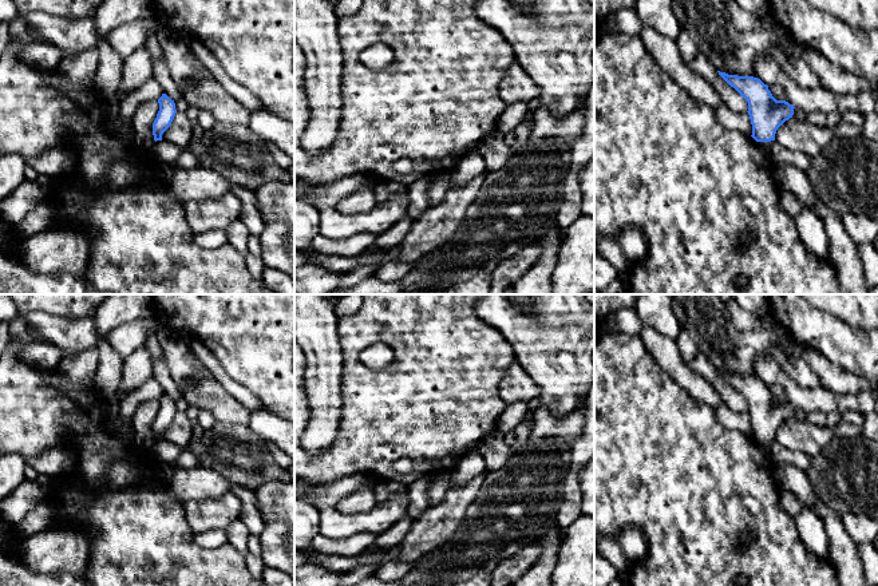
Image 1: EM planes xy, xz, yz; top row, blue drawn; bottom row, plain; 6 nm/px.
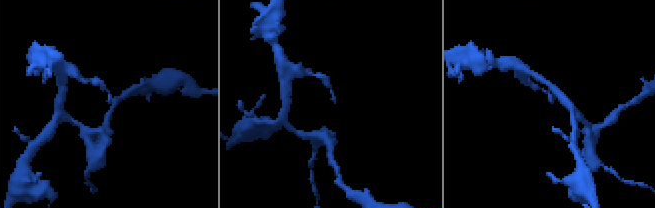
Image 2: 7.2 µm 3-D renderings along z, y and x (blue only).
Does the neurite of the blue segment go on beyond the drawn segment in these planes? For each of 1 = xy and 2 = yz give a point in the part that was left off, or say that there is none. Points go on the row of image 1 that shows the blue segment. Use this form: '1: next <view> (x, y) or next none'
1: next none
2: next none

